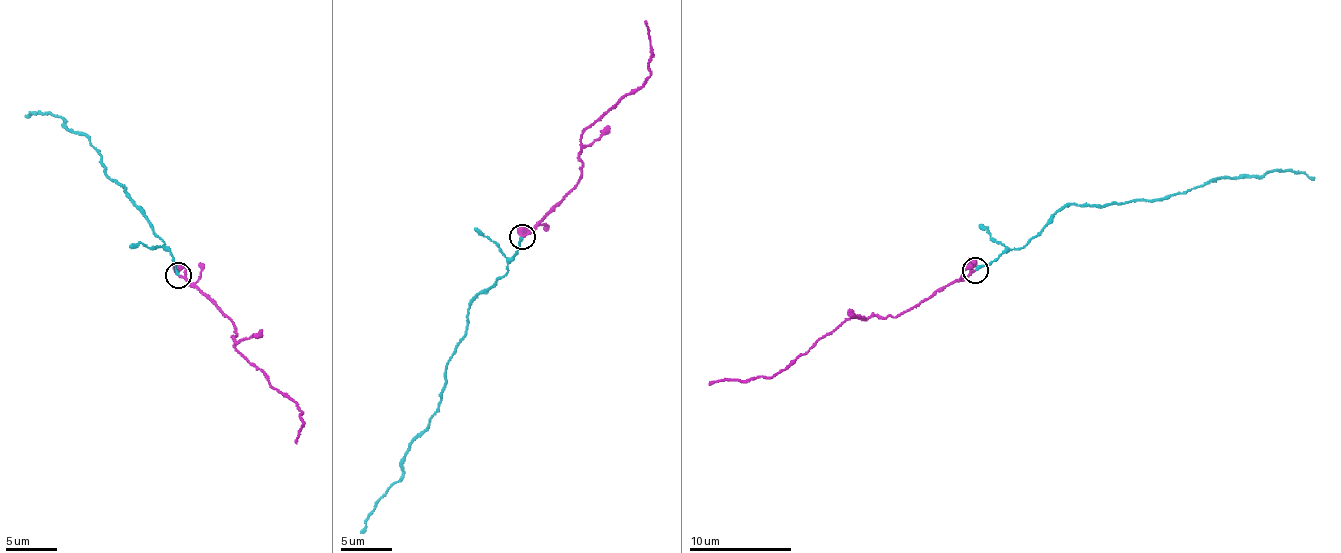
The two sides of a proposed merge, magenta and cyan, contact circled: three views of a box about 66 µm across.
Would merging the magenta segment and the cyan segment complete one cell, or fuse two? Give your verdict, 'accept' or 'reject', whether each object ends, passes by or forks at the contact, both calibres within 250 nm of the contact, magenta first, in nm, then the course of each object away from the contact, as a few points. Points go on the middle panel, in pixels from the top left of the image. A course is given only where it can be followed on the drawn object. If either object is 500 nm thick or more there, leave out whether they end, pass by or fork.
accept; magenta passes by; cyan ends; calibres 140 and 200 nm; course magenta (522, 237), (580, 178), (582, 129), (651, 73), (645, 22); course cyan (522, 237), (504, 276), (474, 298), (428, 429), (410, 445), (403, 476), (361, 533)

